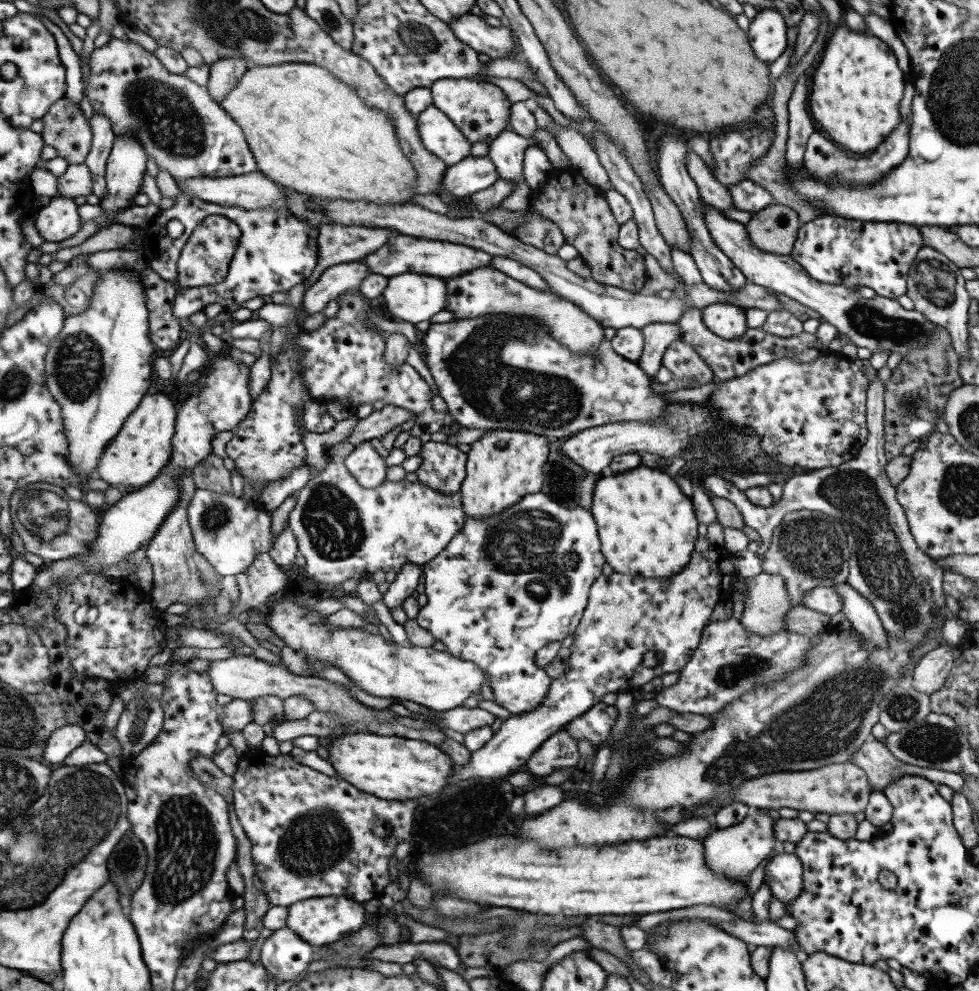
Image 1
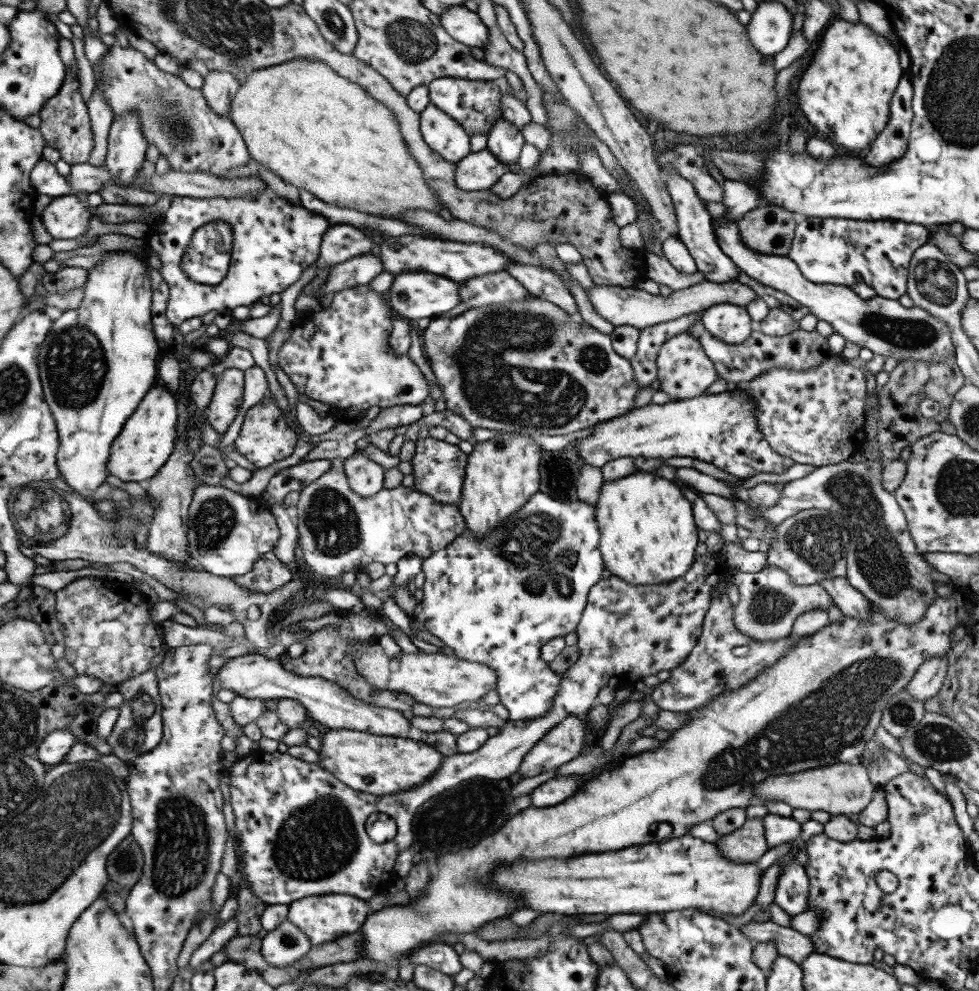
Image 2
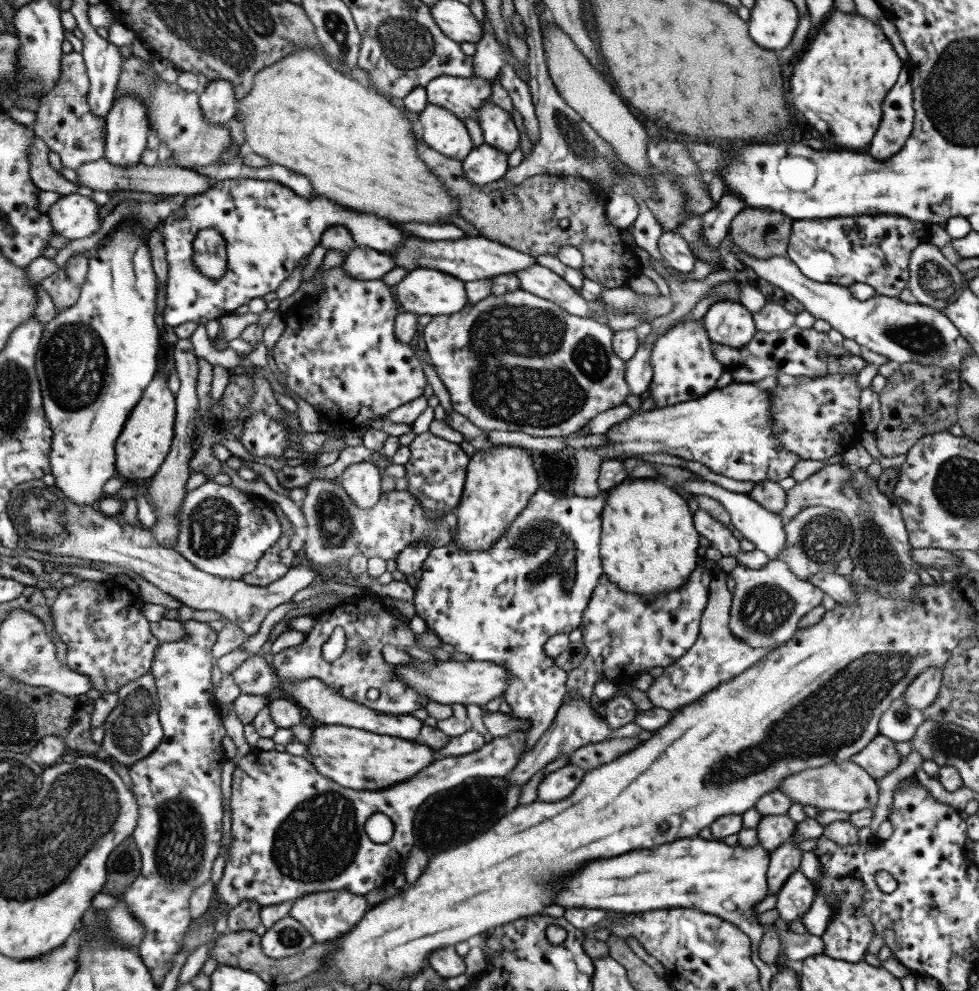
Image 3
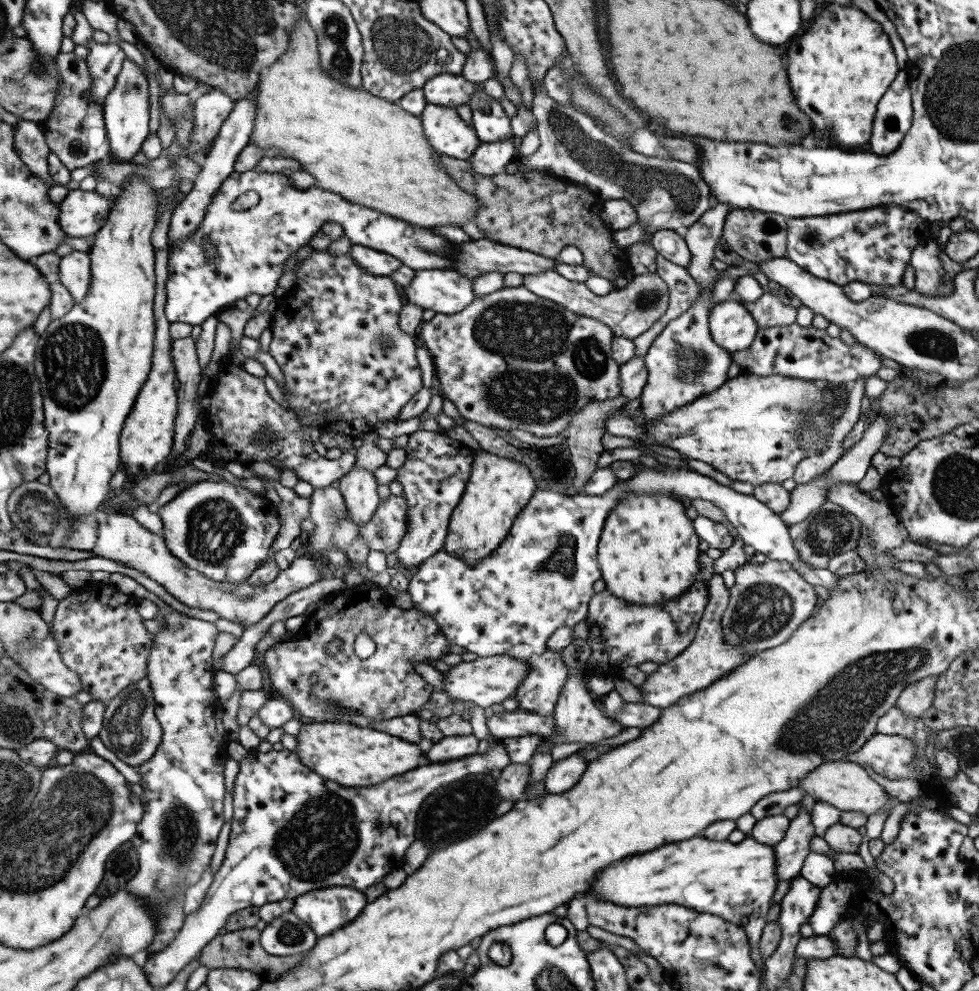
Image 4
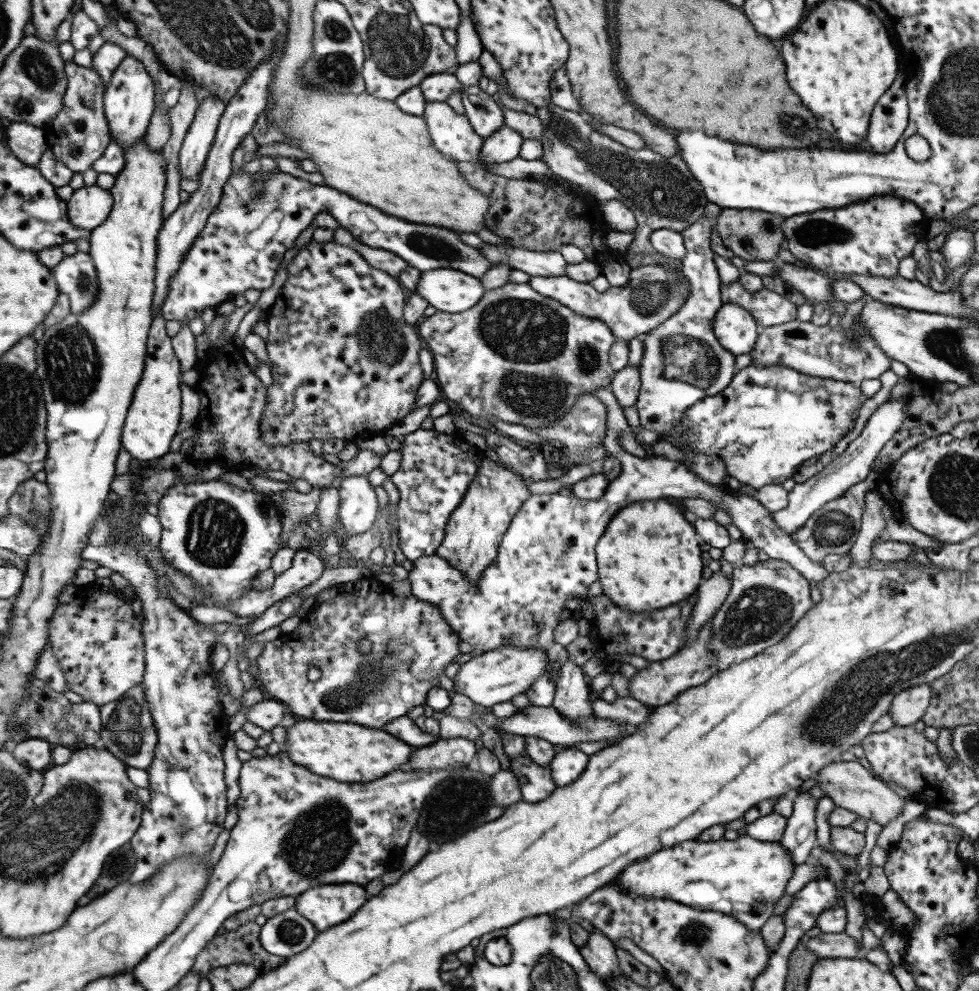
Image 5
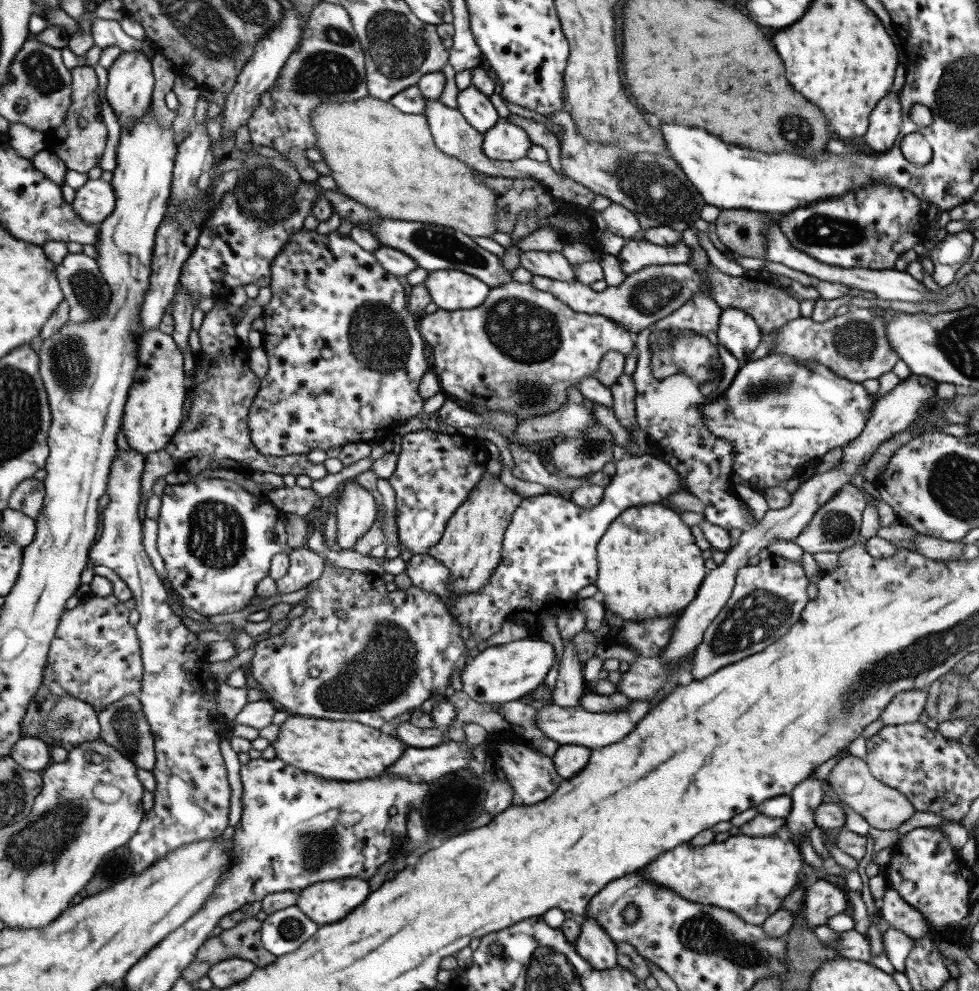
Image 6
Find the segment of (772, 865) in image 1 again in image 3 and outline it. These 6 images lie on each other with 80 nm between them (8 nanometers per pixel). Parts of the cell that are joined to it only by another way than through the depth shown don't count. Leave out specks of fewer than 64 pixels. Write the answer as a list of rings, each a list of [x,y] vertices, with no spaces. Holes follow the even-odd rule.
[[[801,871],[792,872],[777,892],[775,909],[778,913],[778,925],[789,929],[787,925],[783,926],[783,922],[800,920],[811,907],[815,891],[813,883]]]

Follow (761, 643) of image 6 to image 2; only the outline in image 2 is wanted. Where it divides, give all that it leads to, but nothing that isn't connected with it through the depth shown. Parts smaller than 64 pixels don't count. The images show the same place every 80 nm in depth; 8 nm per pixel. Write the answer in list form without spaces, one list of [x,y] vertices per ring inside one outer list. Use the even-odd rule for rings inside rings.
[[[766,566],[759,572],[739,572],[732,570],[729,582],[737,585],[738,601],[732,608],[732,621],[735,628],[748,638],[762,642],[763,640],[779,640],[792,634],[793,620],[802,612],[827,608],[833,604],[831,597],[819,584],[793,584],[789,575],[781,568]]]

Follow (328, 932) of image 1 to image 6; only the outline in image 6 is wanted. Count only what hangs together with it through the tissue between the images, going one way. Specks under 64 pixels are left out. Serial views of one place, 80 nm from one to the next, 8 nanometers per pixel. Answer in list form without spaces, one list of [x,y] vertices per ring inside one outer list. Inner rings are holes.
[[[349,875],[341,880],[324,880],[313,883],[298,892],[296,908],[307,915],[315,924],[333,924],[335,920],[349,914],[357,904],[361,904],[370,894],[366,880]]]

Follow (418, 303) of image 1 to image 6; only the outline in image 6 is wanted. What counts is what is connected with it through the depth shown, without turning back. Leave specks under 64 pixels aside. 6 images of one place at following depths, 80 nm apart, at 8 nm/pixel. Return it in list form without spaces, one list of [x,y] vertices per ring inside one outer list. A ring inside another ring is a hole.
[[[454,270],[429,271],[422,284],[437,309],[449,312],[479,307],[490,290],[474,276]]]

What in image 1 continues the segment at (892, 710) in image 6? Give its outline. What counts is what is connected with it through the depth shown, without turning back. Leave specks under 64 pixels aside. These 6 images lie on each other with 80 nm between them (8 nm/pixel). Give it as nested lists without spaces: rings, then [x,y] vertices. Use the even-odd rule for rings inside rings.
[[[946,642],[926,652],[915,664],[910,673],[910,685],[923,694],[933,694],[945,682],[953,666],[952,650]]]

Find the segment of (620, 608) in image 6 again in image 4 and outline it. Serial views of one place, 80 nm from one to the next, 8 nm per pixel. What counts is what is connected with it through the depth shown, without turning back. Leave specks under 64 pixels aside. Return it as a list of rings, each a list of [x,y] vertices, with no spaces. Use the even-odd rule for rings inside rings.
[[[628,492],[607,513],[596,546],[596,560],[604,588],[613,596],[632,604],[664,603],[678,598],[694,583],[699,572],[698,555],[702,546],[695,534],[692,520],[687,518],[684,507],[686,502],[667,492]]]

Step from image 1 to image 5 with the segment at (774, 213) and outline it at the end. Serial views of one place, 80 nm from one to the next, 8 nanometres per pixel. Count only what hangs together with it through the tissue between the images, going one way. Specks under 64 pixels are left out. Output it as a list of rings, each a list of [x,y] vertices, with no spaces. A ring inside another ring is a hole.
[[[720,209],[716,216],[715,229],[719,233],[724,246],[743,260],[755,262],[755,260],[776,261],[778,248],[784,242],[784,234],[781,230],[781,222],[784,217],[763,211],[749,211],[737,209]]]

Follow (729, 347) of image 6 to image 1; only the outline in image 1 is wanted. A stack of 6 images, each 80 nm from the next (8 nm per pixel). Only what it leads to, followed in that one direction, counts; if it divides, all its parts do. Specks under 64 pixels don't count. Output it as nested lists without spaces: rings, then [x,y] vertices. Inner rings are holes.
[[[719,302],[705,306],[700,311],[702,324],[719,338],[739,338],[747,331],[745,310],[731,304]]]

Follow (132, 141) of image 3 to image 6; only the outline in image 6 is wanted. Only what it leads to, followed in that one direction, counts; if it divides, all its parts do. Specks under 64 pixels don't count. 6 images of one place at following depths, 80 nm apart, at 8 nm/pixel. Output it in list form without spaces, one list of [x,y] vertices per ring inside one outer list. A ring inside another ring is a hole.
[[[120,51],[106,72],[105,98],[112,108],[120,128],[126,128],[127,125],[132,125],[137,118],[142,117],[148,106],[151,105],[151,91],[153,91],[154,84],[151,60],[141,51]]]

